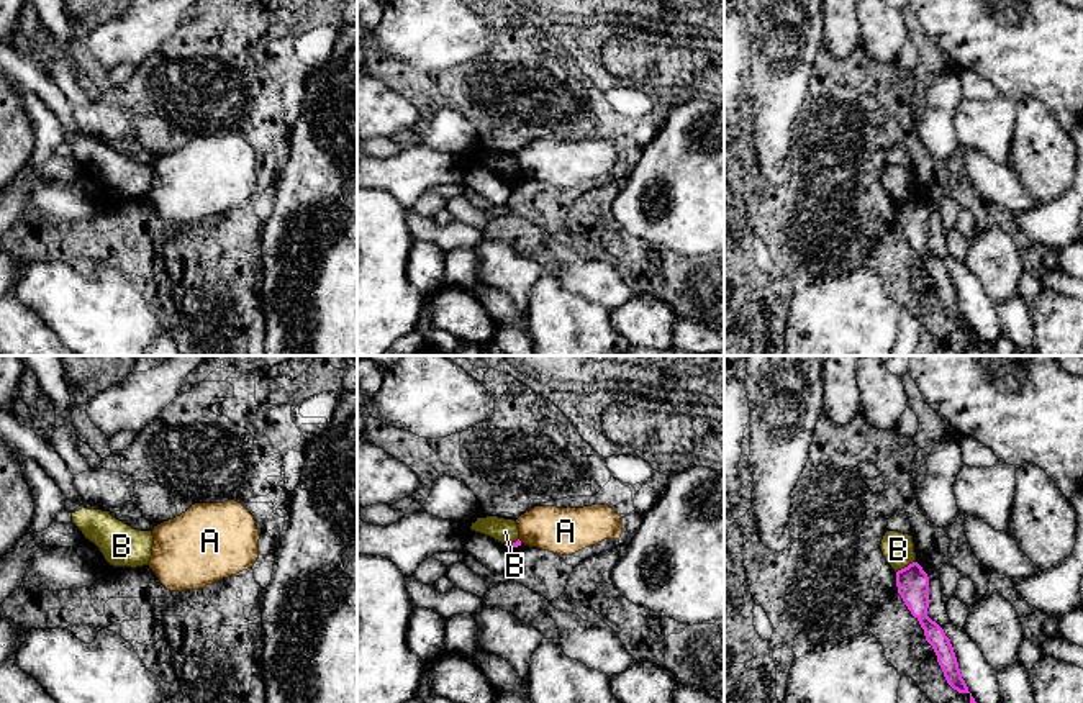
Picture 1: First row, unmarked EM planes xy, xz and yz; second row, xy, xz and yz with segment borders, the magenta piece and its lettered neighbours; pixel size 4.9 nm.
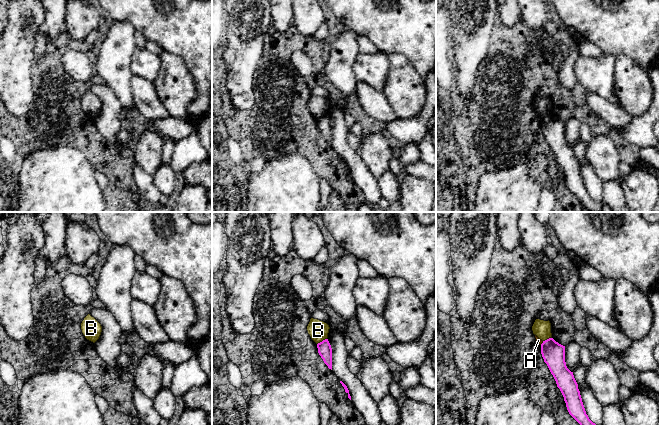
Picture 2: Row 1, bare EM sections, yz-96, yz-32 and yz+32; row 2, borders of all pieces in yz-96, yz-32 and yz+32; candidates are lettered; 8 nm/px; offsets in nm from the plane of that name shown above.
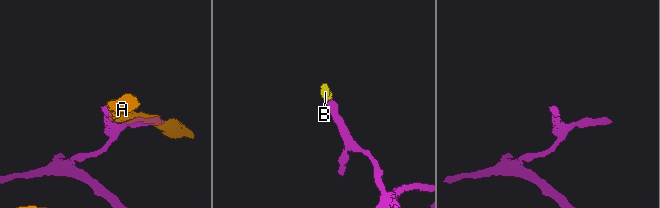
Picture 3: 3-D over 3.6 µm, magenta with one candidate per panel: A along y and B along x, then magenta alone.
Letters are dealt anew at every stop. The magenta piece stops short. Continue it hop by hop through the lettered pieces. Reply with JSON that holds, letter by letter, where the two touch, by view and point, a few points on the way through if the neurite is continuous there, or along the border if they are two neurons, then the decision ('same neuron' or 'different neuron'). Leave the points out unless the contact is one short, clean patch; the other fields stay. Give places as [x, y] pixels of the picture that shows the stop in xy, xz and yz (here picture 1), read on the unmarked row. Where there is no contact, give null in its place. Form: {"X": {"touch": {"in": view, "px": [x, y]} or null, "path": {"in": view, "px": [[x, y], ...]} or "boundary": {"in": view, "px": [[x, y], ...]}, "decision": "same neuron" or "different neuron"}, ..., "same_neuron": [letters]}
{"A": {"touch": {"in": "xz", "px": [520, 174]}, "decision": "different neuron"}, "B": {"touch": {"in": "yz", "px": [905, 200]}, "decision": "different neuron"}, "same_neuron": []}

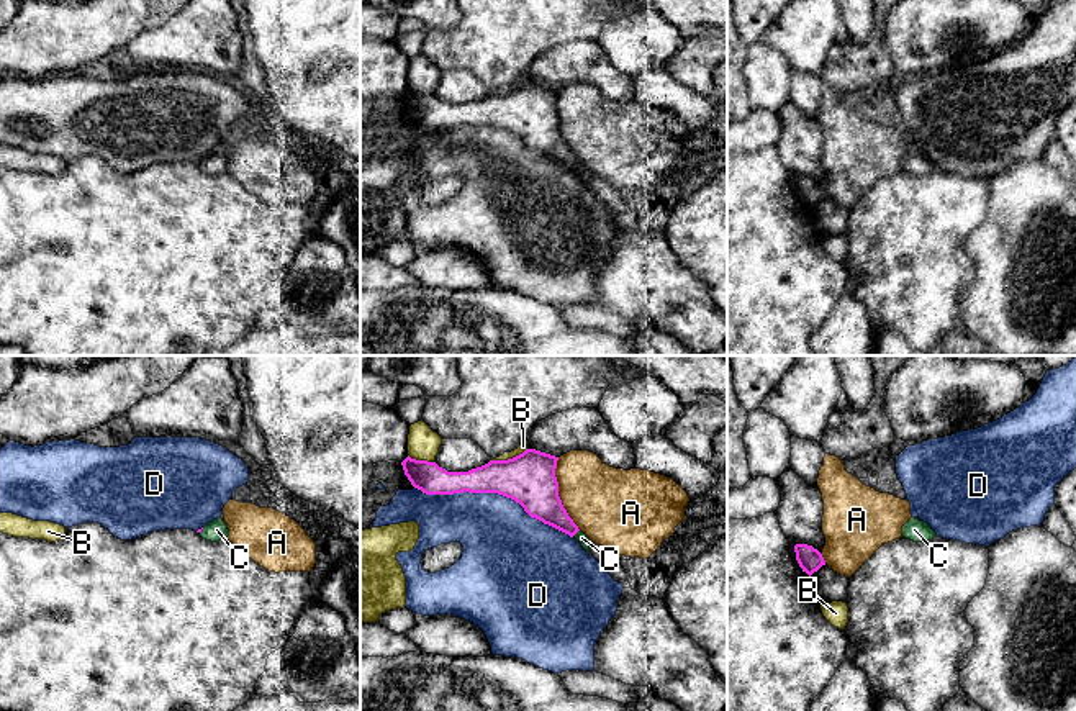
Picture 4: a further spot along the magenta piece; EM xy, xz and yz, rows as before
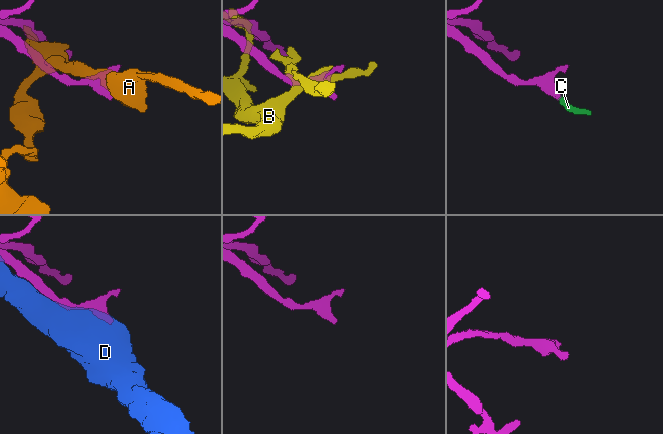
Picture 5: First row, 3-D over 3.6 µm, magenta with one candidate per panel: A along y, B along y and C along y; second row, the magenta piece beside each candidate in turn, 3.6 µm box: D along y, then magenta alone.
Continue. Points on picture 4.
{"A": {"touch": {"in": "xz", "px": [557, 126]}, "decision": "different neuron"}, "B": {"touch": {"in": "xz", "px": [508, 92]}, "decision": "different neuron"}, "C": {"touch": {"in": "xz", "px": [575, 166]}, "path": {"in": "xz", "px": [[539, 130], [575, 166], [582, 171]]}, "decision": "same neuron"}, "D": {"touch": {"in": "xz", "px": [506, 130]}, "decision": "different neuron"}, "same_neuron": ["C"]}

